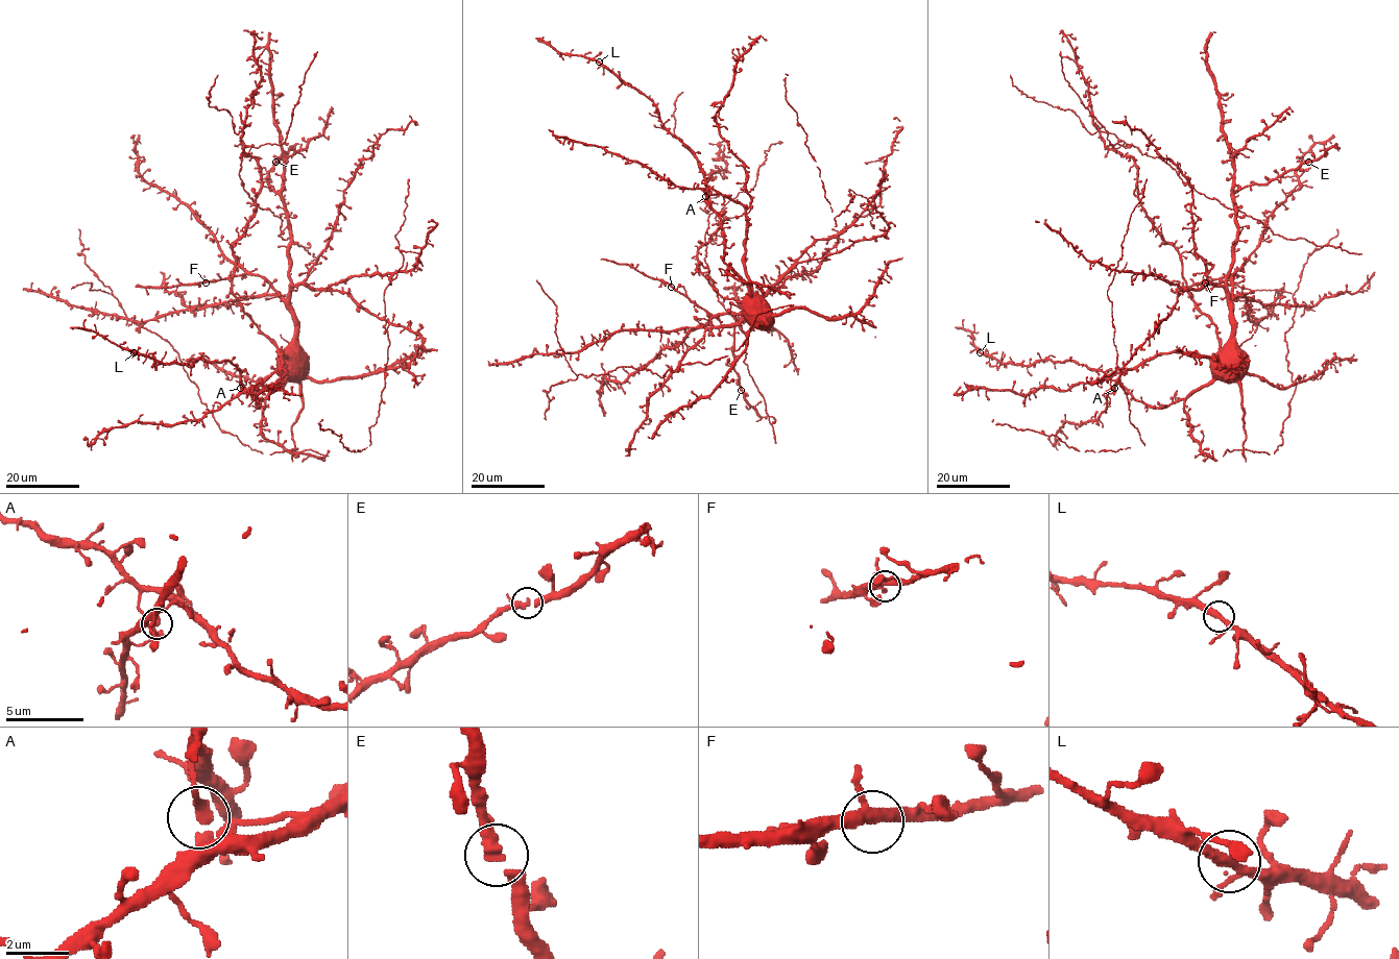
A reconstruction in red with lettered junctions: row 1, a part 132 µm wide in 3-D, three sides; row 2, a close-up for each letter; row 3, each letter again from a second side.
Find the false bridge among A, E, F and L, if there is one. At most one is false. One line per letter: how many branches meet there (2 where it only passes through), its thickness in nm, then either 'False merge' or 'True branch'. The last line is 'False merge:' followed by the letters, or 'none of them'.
A: Branches: 3. Thickness 280 nm. True branch
E: Branches: 3. Thickness 280 nm. True branch
F: Branches: 3. Thickness 300 nm. True branch
L: Branches: 3. Thickness 280 nm. True branch
False merge: none of them

